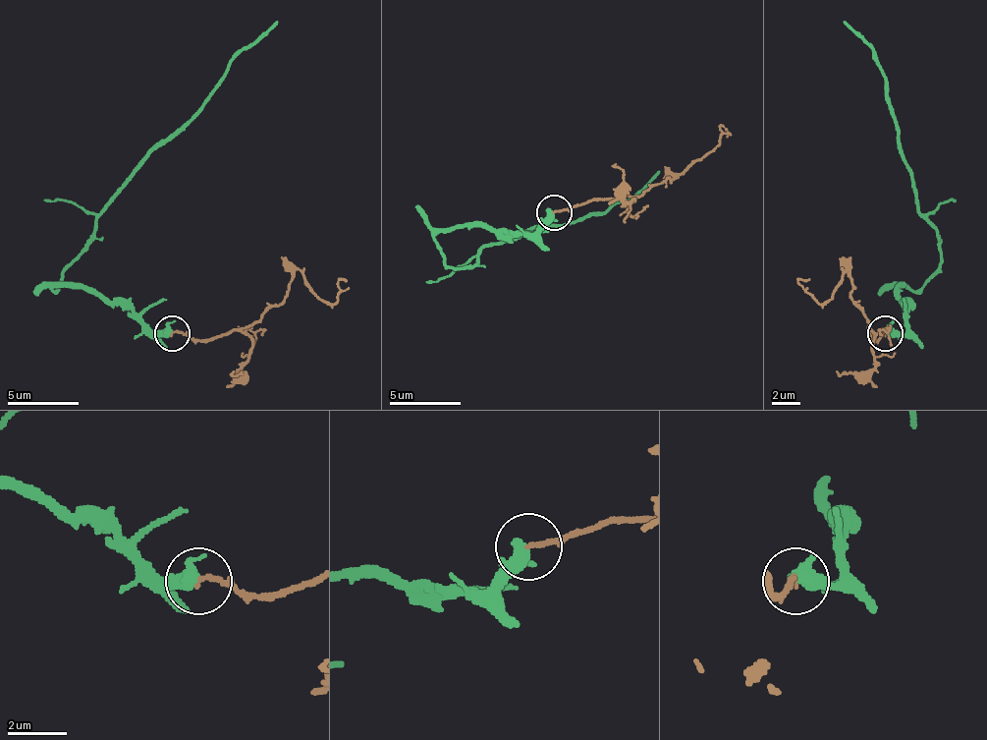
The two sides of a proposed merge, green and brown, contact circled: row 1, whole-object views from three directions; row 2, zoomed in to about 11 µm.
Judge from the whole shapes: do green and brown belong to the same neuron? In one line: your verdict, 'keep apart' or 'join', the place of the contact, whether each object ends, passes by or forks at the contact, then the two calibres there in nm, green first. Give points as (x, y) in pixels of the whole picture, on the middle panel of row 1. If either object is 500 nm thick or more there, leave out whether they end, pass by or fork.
keep apart; place (554, 212); green passes by; brown ends; calibres 380 and 160 nm

